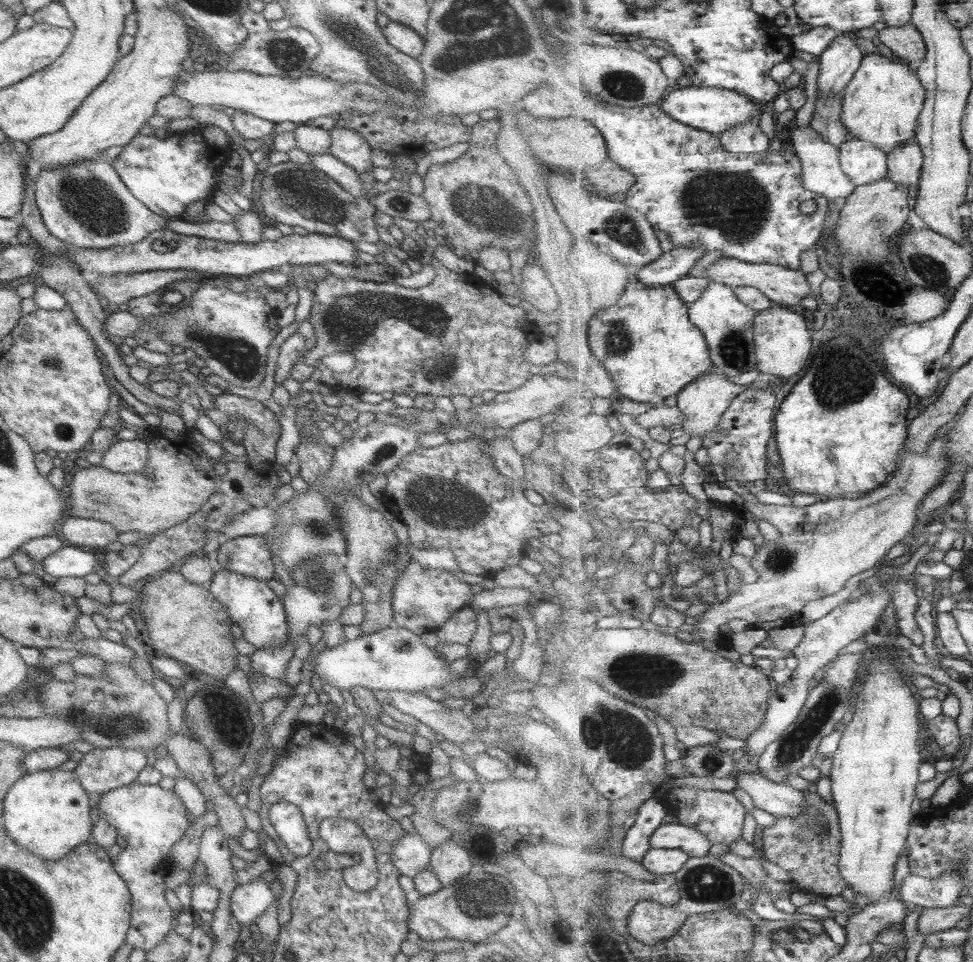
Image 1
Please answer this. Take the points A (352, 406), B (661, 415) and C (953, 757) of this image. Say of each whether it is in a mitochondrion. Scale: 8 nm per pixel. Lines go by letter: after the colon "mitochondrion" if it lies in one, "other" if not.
A: other
B: other
C: other

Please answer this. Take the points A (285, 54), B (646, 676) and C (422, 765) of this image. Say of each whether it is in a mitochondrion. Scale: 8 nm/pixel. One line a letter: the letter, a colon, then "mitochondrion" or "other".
A: mitochondrion
B: mitochondrion
C: other

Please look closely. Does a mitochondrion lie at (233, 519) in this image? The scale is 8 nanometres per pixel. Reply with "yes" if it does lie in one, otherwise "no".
no

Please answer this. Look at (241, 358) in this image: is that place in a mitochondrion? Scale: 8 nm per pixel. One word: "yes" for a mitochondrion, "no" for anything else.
yes

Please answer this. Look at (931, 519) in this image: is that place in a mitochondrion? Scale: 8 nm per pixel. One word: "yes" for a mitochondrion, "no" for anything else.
no

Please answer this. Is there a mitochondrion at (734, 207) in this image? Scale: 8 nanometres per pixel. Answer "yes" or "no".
yes

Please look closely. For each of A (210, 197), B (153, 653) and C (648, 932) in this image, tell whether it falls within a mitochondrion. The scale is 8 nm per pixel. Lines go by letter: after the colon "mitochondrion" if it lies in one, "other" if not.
A: other
B: other
C: other

